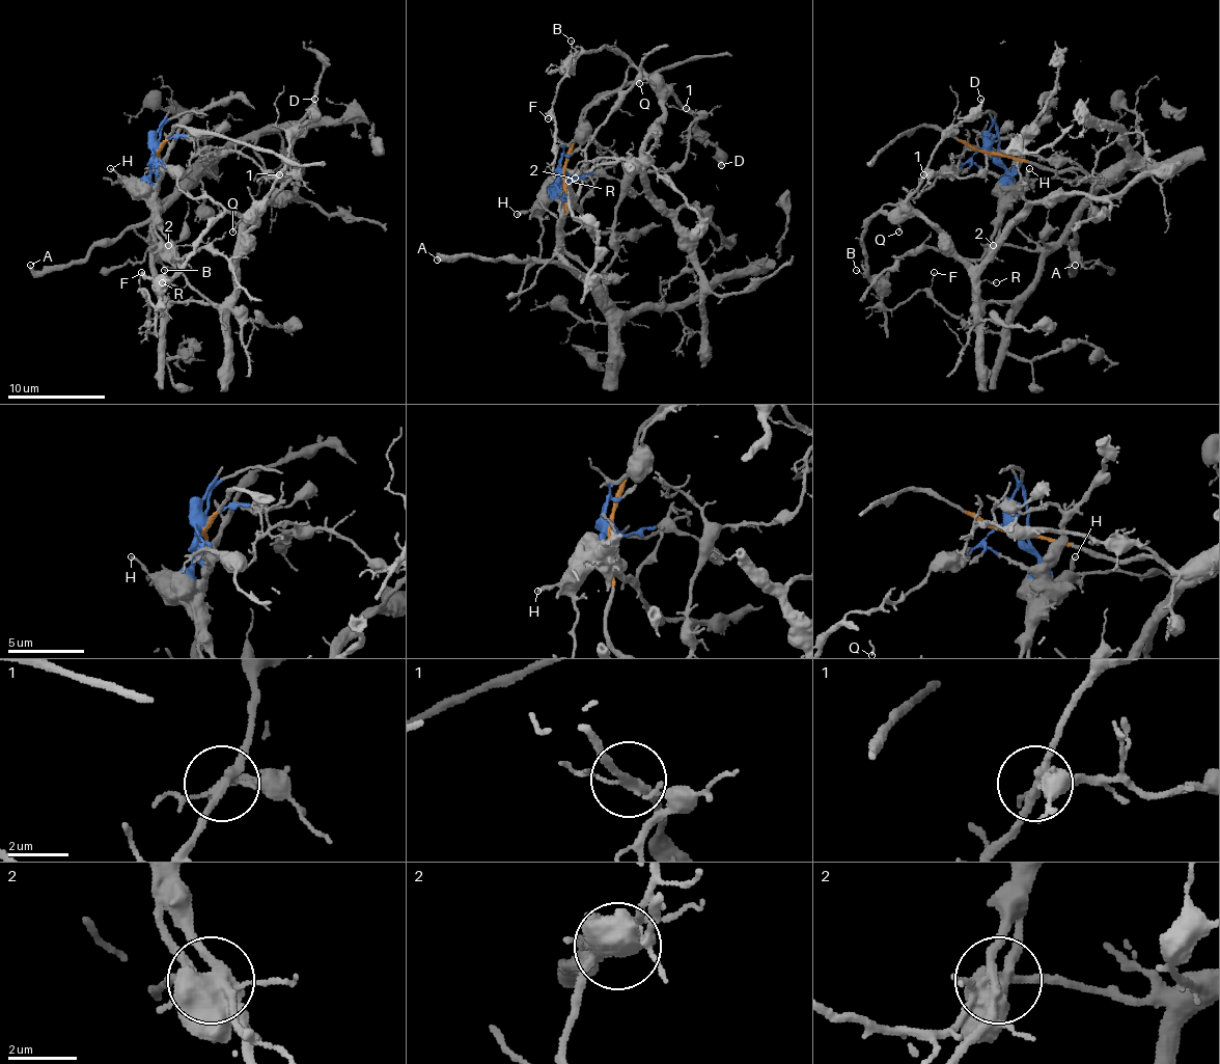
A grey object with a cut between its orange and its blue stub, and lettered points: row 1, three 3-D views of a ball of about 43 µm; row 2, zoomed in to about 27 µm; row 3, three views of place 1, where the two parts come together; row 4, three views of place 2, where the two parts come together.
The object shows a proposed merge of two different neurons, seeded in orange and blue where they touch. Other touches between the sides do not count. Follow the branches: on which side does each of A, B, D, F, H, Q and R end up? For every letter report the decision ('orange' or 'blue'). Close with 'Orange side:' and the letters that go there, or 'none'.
A: orange
B: blue
D: blue
F: orange
H: blue
Q: blue
R: blue
Orange side: A, F

